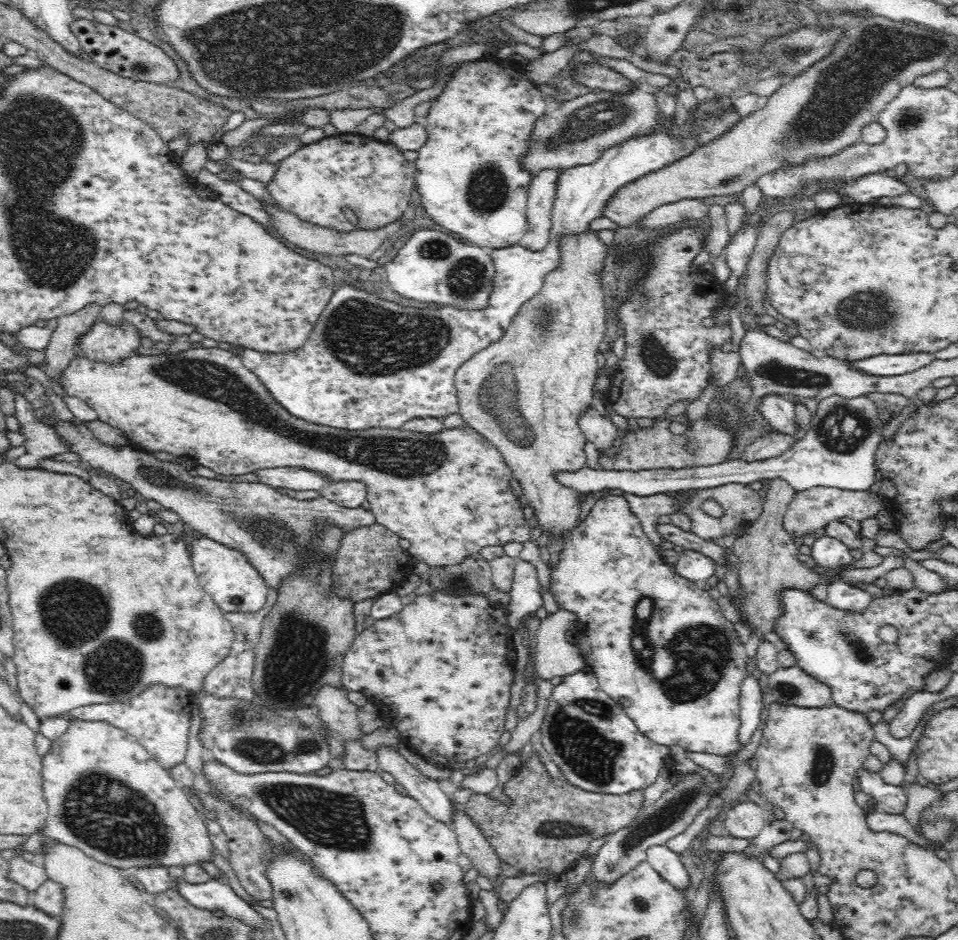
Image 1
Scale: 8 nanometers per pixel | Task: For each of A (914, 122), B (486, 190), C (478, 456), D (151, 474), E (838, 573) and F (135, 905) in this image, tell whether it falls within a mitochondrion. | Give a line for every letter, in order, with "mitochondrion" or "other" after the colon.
A: mitochondrion
B: mitochondrion
C: other
D: mitochondrion
E: other
F: other

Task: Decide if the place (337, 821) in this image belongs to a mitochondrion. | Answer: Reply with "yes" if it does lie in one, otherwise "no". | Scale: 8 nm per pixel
yes

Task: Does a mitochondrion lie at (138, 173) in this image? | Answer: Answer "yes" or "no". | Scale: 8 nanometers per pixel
no

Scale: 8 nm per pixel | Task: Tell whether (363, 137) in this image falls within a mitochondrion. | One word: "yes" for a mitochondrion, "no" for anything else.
no

